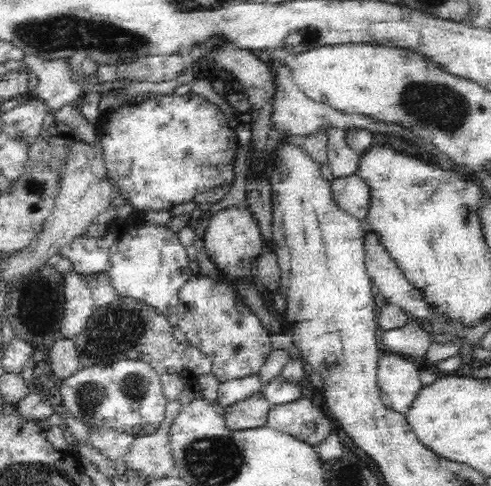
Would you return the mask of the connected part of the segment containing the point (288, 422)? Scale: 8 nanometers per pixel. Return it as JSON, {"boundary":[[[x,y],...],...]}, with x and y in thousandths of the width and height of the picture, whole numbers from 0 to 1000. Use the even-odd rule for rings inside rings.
{"boundary":[[[615,817],[589,833],[556,835],[544,870],[558,885],[587,891],[633,918],[650,918],[676,889],[672,864],[656,842],[627,817]]]}

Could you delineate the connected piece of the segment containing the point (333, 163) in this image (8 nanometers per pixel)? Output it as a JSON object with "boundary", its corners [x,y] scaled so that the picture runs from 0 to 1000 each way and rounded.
{"boundary":[[[668,263],[664,274],[668,274],[666,337],[668,346],[676,350],[678,370],[727,360],[735,325],[707,296],[703,286],[705,270],[690,263]]]}

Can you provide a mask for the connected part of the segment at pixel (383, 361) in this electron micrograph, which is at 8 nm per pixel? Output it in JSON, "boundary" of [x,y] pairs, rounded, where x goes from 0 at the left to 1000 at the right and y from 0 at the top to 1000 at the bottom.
{"boundary":[[[802,726],[774,735],[768,780],[786,840],[819,854],[835,848],[835,835],[864,794],[851,780],[853,770],[843,737]]]}

